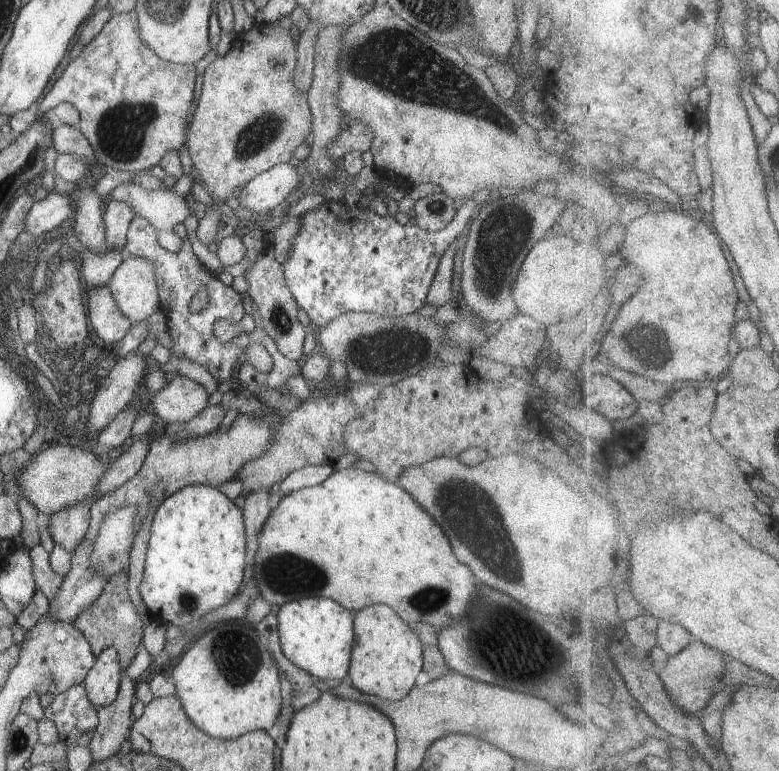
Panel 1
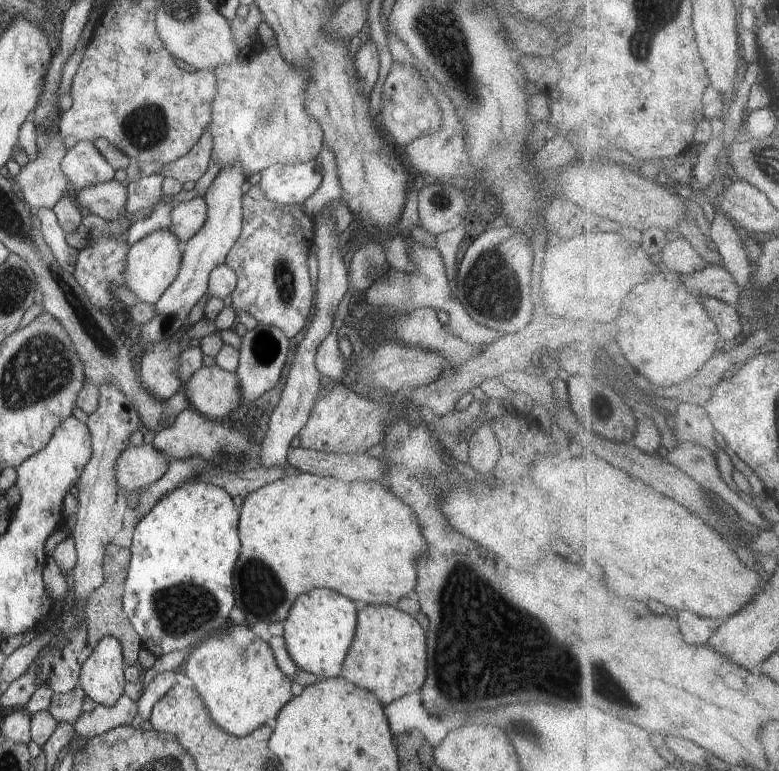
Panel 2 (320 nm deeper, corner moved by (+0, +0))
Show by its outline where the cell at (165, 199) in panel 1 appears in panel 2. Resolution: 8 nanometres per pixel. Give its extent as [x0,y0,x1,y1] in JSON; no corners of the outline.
[170,197,207,242]

